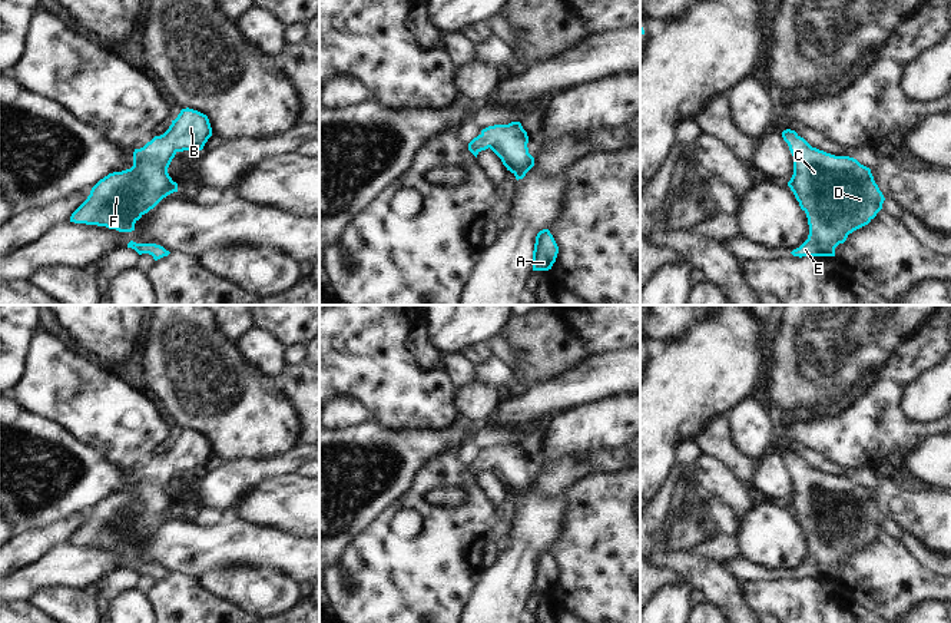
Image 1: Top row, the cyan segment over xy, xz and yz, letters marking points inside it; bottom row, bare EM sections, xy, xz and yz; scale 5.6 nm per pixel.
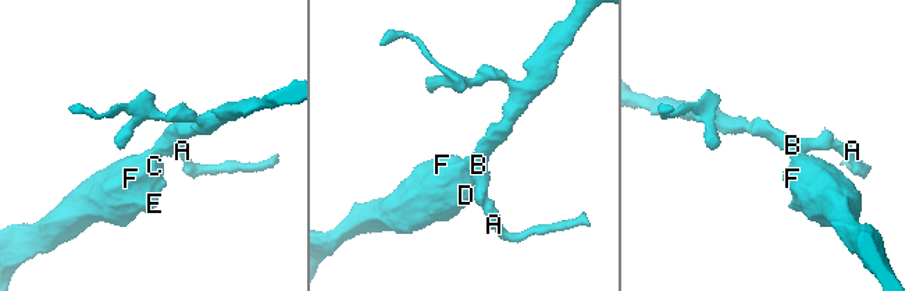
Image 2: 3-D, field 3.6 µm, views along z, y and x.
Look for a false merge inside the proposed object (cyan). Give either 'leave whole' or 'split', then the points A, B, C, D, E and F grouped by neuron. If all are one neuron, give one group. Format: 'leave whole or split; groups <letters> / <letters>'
leave whole; groups A B C D E F

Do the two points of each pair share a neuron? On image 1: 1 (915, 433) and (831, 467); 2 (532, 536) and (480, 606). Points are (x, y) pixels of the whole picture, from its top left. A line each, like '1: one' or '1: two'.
1: two
2: one

